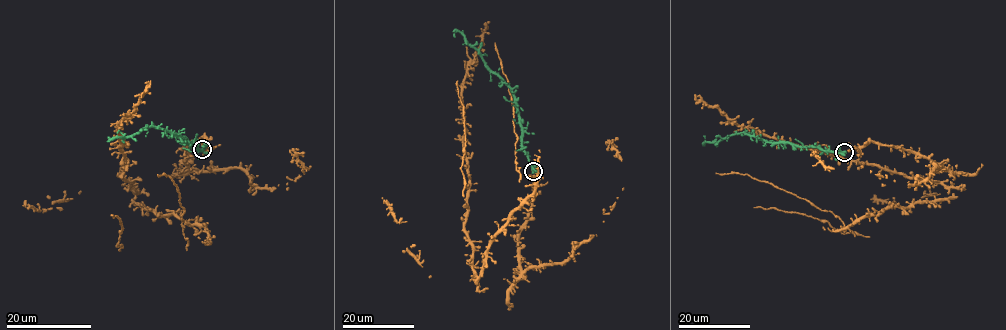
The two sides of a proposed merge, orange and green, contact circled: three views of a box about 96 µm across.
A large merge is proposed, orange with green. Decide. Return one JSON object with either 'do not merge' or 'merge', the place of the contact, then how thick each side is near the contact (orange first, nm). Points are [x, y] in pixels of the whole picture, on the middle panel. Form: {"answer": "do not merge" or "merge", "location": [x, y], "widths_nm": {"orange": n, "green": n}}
{"answer": "merge", "location": [533, 171], "widths_nm": {"orange": 170, "green": 360}}

